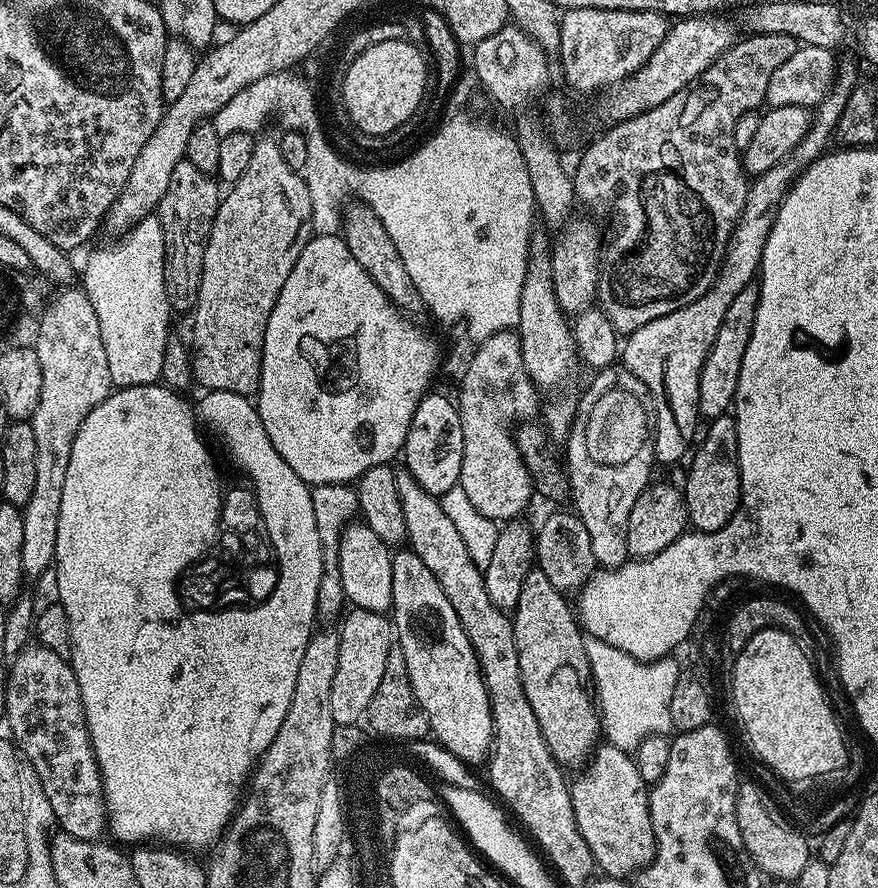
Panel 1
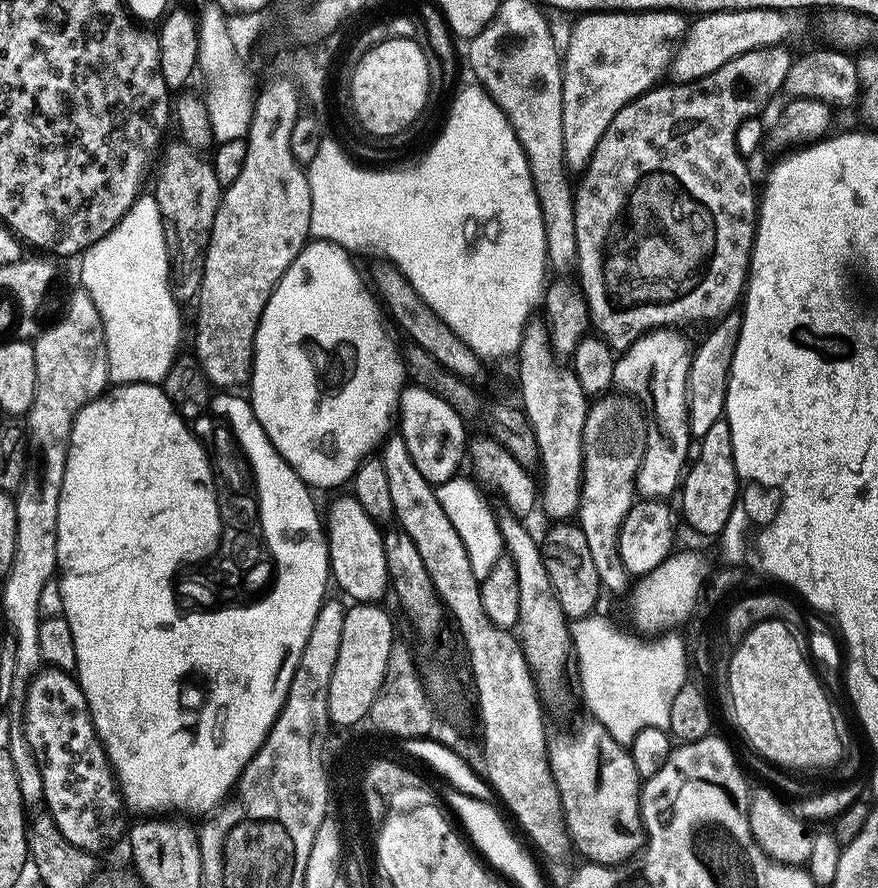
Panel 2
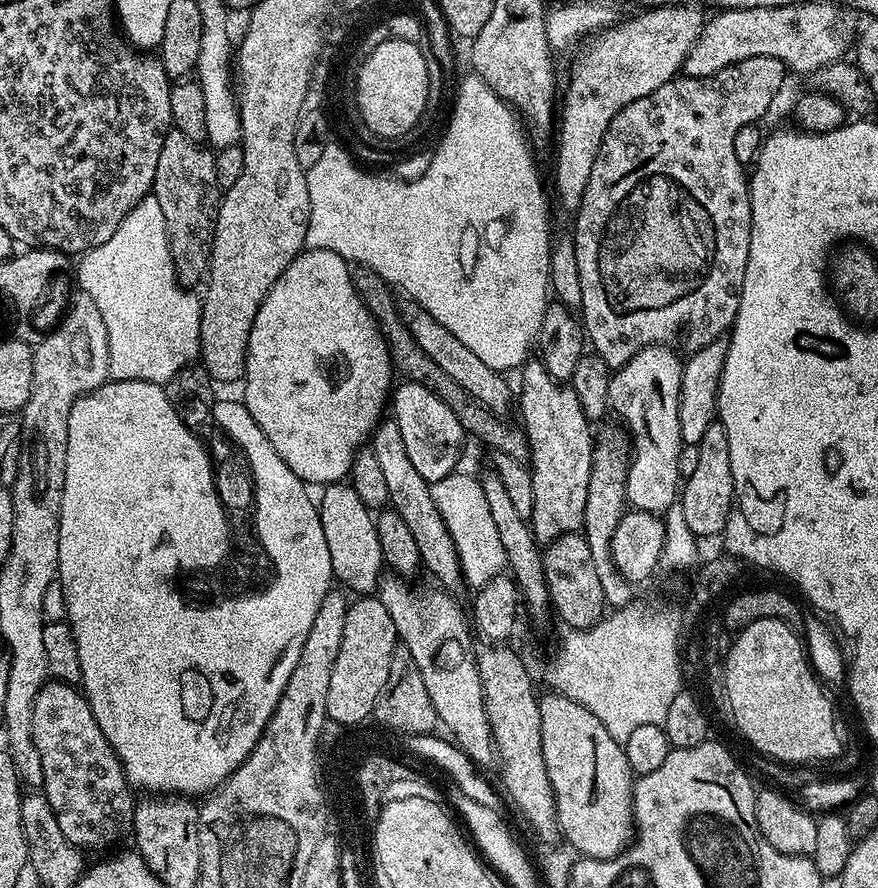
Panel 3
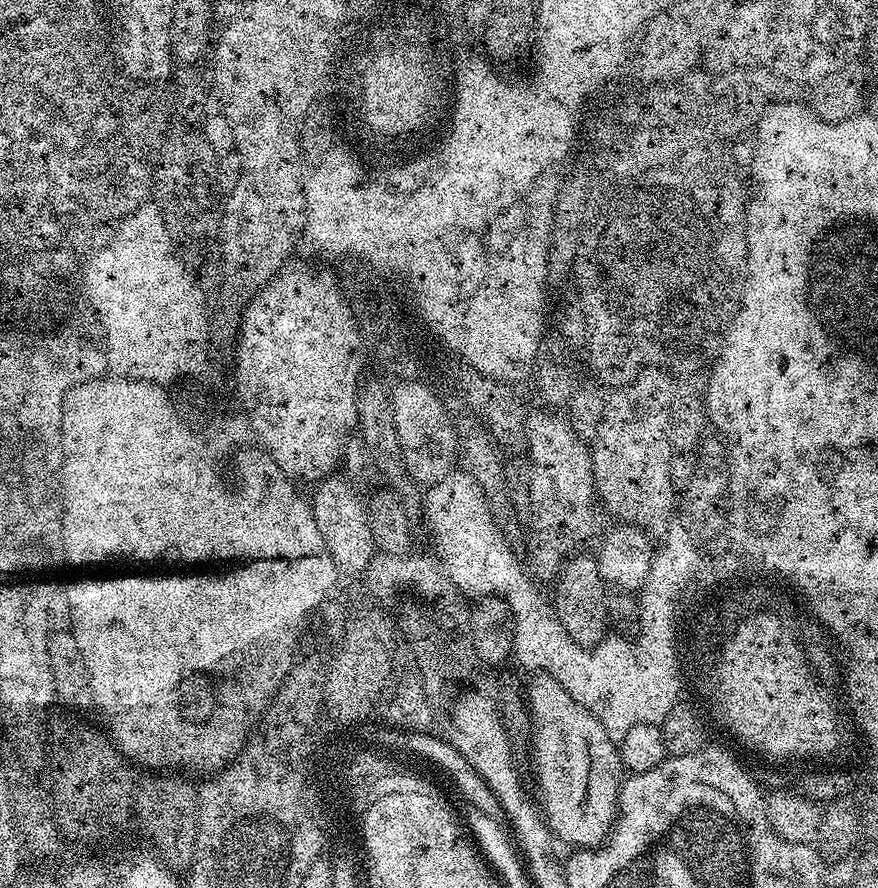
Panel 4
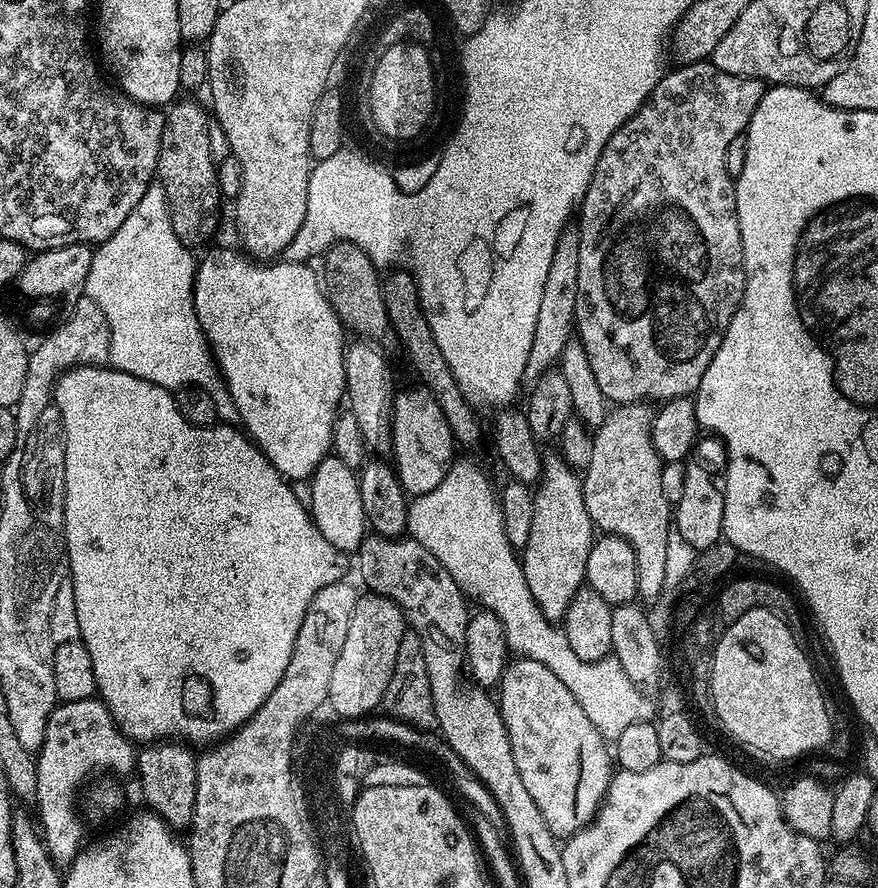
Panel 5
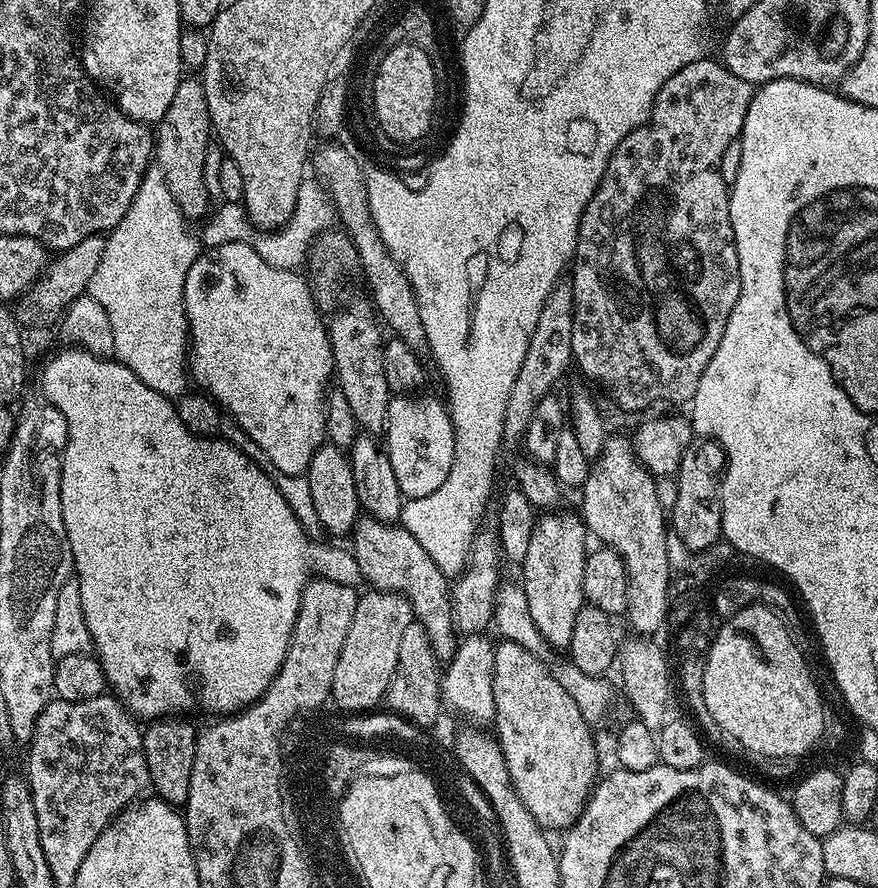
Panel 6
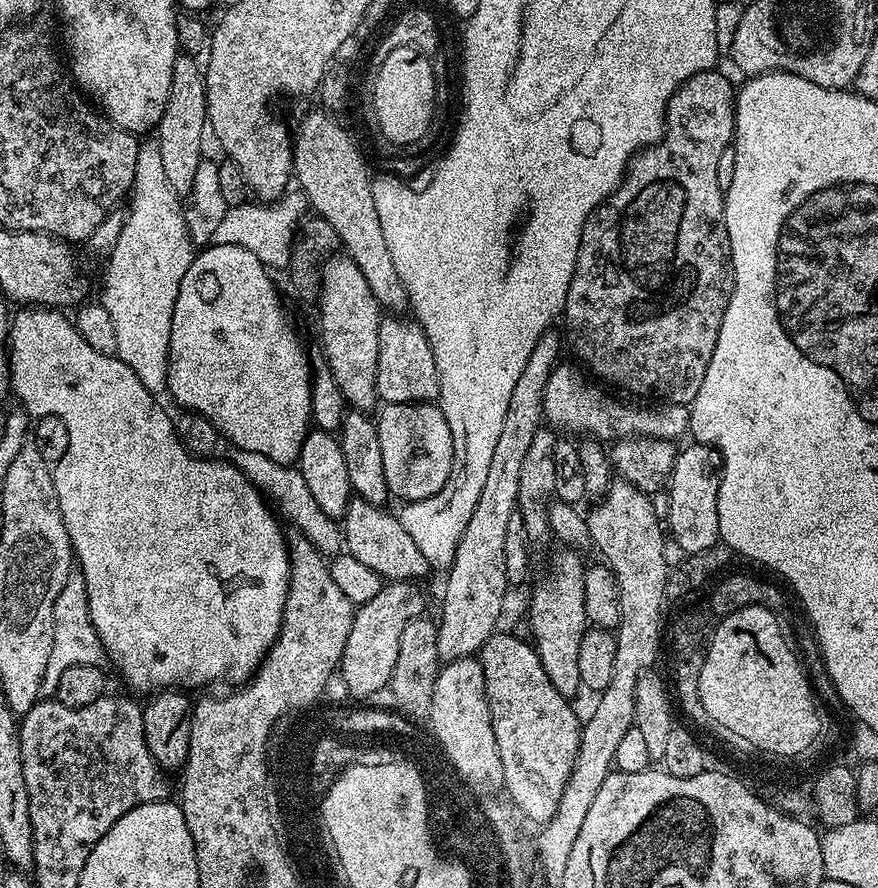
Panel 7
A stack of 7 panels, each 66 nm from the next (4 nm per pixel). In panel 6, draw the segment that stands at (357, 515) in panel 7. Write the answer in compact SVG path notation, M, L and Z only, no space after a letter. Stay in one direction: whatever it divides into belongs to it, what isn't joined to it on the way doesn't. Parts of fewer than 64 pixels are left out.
M361 518L356 521L356 527L352 529L350 533L350 551L353 558L358 562L358 570L360 571L361 577L366 581L369 580L369 585L375 586L379 591L382 592L397 592L402 594L410 602L412 607L412 615L414 617L415 623L421 624L421 626L426 630L426 634L430 638L430 646L434 646L434 654L437 660L441 662L447 662L452 659L454 653L456 653L456 645L458 643L458 633L456 630L456 623L452 617L452 594L450 591L450 580L442 574L442 570L438 570L438 566L434 566L434 558L430 558L430 554L426 554L426 550L422 550L422 546L418 546L417 540L414 538L414 534L410 534L405 530L399 523L395 524L383 524L377 520L371 518Z

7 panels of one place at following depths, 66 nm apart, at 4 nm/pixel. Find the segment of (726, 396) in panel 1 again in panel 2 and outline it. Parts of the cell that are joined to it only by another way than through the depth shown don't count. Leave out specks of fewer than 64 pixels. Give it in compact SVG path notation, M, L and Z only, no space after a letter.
M739 311L726 313L711 325L712 333L701 344L695 345L688 375L688 430L693 437L704 436L706 430L710 430L710 426L714 426L714 422L718 422L724 415L730 366L738 346L740 318Z

